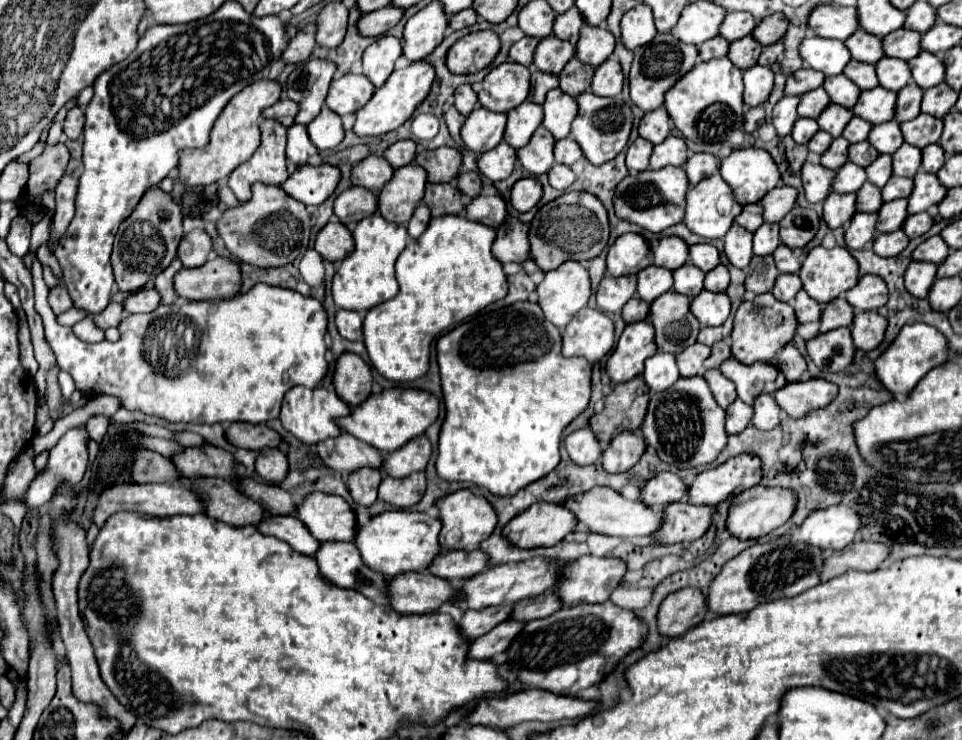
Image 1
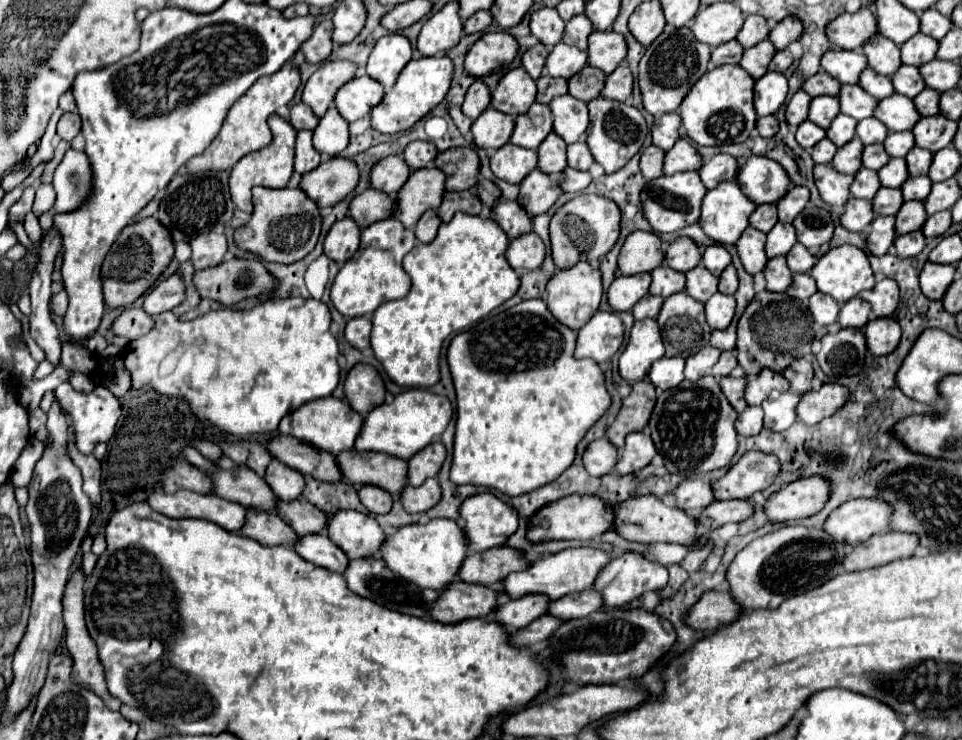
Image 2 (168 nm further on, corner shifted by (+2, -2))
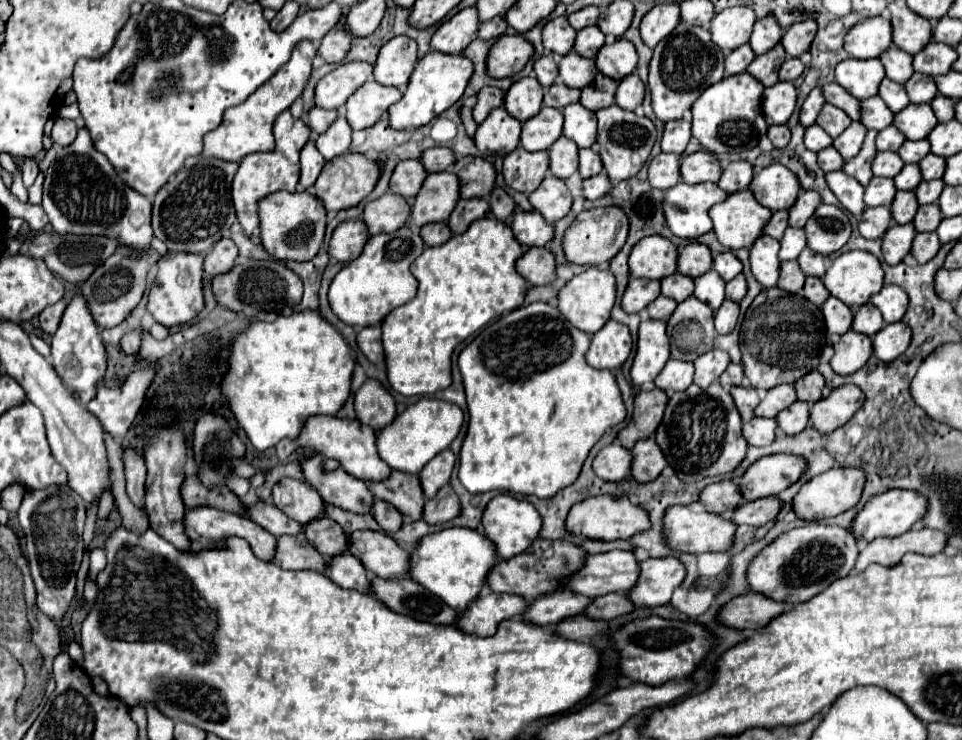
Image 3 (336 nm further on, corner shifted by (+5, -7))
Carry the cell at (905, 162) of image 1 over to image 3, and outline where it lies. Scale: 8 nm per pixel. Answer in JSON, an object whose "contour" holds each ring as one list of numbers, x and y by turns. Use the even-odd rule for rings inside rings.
{"contour":[[929,153,929,155,925,155,919,161,919,169,921,169,921,175,923,175,925,181,929,181,929,179,941,179,943,171,945,171,945,159]]}

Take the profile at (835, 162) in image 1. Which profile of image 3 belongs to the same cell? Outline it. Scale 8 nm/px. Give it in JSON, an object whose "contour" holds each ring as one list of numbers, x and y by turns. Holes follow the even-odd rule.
{"contour":[[867,131,859,155,855,155,849,161,845,161,845,165,843,165,843,171,849,177,857,179,861,185,867,185,869,179,873,177,873,173,869,171,869,163,873,161,873,153,877,153,877,149,875,149,875,135,877,135,877,131]]}

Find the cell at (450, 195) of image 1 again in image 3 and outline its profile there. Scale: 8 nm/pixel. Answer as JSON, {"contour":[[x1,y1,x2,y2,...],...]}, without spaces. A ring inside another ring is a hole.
{"contour":[[473,197,473,199,459,199,447,225,453,233,463,233,467,225,471,225,475,219,487,217,489,215,489,203,483,197]]}

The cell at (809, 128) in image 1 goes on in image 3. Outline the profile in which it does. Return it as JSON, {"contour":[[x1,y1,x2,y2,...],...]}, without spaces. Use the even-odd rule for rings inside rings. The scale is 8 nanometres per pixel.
{"contour":[[811,125,805,129,805,147,809,151,821,151,825,147,829,147,833,143,833,139,819,127,819,125]]}

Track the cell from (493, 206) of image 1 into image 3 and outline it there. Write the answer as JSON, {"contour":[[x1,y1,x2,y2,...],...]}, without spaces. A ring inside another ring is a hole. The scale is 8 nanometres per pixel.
{"contour":[[515,211,511,219,513,237,521,247,545,247,553,237,553,227,537,211]]}

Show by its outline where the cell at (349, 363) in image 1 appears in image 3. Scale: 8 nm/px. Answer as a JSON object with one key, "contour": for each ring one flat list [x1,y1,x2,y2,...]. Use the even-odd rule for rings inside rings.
{"contour":[[367,379,353,397,357,419,375,431,389,425,389,421,393,421,397,415,393,397,375,379]]}

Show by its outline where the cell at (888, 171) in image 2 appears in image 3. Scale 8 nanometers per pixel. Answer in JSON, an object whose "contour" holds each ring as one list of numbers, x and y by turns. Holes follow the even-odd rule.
{"contour":[[905,165,905,167,893,177,893,181,895,181,895,187,897,187,897,189,913,191,913,189,919,185,919,181,921,181,921,173,919,173,917,165]]}

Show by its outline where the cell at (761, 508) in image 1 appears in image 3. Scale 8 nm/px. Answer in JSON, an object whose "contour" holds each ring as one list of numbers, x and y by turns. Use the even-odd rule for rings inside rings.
{"contour":[[833,467,821,475,813,477,799,489,799,493,793,497,793,513,803,521,821,521,821,519,839,515,857,505,863,483,865,483,865,475,861,473,861,469]]}

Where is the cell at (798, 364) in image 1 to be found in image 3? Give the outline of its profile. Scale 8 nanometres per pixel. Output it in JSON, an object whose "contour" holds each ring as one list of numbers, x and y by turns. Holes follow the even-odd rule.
{"contour":[[809,371,793,387,797,391,797,399,815,403,821,399,821,389,825,387,825,381,823,381,823,375,819,371]]}

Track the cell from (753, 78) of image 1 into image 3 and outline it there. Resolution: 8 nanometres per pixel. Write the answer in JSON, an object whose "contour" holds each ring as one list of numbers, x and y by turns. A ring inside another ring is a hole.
{"contour":[[777,81,763,91,763,115,769,125,783,125,797,103,797,89,793,83]]}

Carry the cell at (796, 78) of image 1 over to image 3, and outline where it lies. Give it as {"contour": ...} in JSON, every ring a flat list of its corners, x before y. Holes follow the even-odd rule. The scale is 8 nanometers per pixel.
{"contour":[[827,83,827,85,821,87,821,91,823,91,823,97,825,97,827,103,843,109,853,121,859,121,859,99,855,99,853,95,849,95,837,83]]}

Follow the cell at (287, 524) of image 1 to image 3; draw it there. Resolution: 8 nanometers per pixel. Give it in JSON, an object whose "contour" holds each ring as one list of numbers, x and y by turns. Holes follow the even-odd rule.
{"contour":[[339,553,335,557,329,557,325,575,333,583,341,585,343,589,355,589,359,593,369,593,367,571,361,565,361,561,357,561,357,557,353,557,351,553]]}

